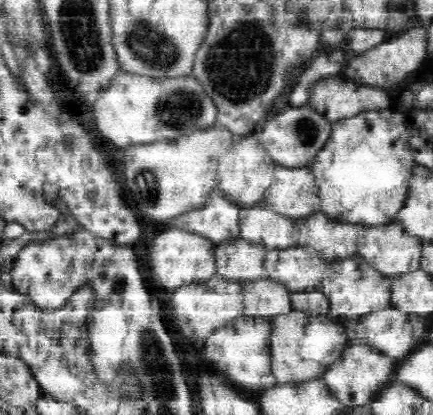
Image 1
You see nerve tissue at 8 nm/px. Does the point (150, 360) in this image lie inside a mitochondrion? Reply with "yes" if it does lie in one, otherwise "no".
yes

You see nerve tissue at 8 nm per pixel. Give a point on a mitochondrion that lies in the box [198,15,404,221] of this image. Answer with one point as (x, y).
(239, 65)

